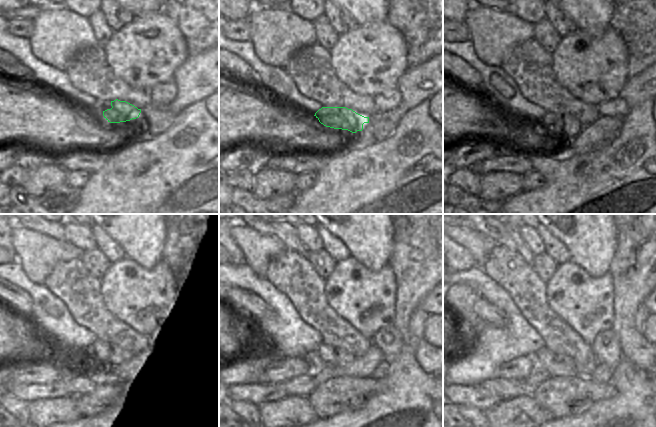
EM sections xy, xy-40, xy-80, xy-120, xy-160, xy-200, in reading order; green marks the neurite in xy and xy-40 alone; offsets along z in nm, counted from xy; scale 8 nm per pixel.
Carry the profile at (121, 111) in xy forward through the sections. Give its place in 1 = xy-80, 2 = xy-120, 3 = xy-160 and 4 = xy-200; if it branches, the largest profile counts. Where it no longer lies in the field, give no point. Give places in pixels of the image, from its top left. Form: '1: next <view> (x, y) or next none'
1: next xy-80 (566, 124)
2: next xy-120 (111, 355)
3: next xy-160 (325, 356)
4: next xy-200 (545, 362)

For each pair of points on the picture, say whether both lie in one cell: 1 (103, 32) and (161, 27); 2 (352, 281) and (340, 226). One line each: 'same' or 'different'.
1: different
2: different

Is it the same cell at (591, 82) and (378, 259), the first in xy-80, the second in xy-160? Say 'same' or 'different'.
different

